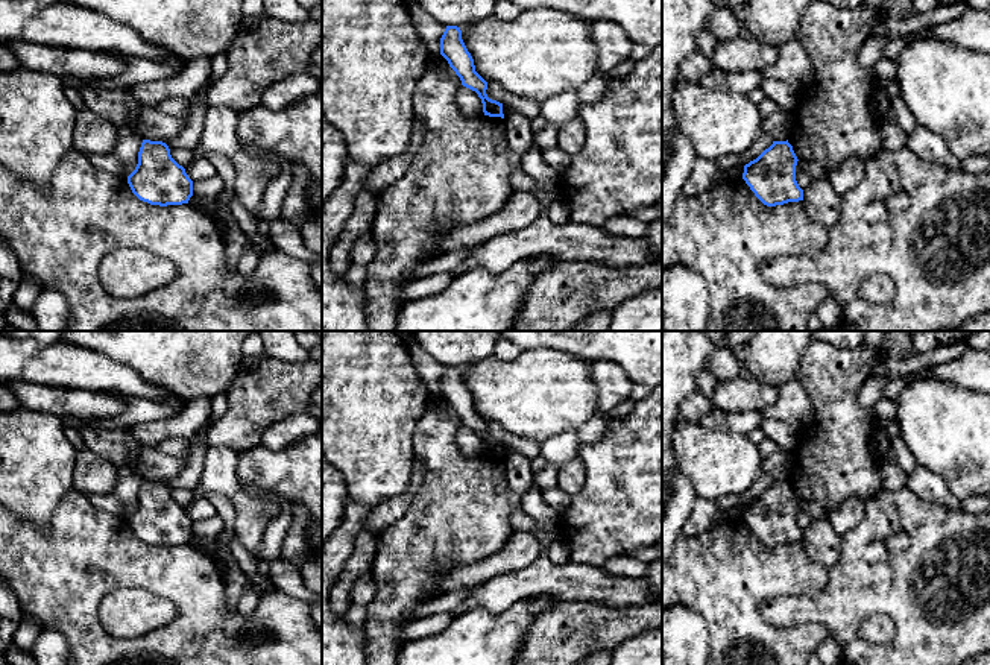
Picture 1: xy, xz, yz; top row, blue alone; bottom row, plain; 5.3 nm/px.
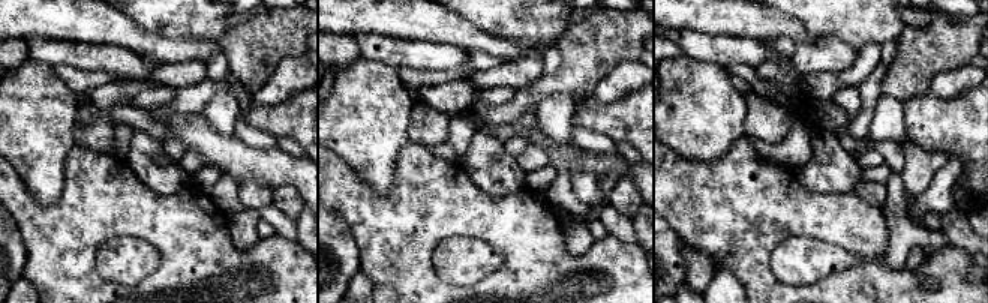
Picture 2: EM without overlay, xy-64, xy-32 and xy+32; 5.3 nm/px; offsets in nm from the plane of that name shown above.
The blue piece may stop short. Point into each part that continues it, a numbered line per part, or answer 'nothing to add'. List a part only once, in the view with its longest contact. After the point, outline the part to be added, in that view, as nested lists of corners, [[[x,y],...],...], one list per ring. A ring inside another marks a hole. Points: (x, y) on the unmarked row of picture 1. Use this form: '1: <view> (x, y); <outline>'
nothing to add

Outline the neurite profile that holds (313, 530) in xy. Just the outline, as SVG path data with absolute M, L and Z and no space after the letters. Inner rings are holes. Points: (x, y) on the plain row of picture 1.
M308 521L305 534L311 550L314 553L322 553L322 522Z

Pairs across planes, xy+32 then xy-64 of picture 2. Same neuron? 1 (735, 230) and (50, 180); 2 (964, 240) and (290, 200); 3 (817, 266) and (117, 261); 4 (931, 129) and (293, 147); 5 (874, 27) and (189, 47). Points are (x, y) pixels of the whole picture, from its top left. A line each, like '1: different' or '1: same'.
1: different
2: different
3: same
4: different
5: different

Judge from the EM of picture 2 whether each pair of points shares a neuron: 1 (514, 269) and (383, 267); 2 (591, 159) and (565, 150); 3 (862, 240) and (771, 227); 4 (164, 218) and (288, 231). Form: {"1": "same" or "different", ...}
{"1": "same", "2": "same", "3": "same", "4": "different"}

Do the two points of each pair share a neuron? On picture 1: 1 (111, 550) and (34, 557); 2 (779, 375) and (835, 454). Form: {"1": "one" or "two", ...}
{"1": "one", "2": "two"}

